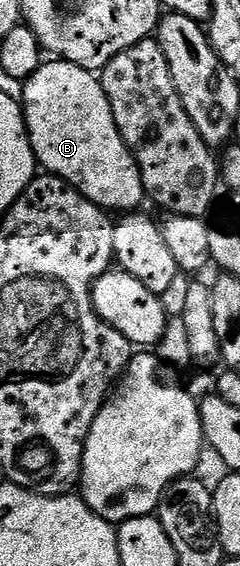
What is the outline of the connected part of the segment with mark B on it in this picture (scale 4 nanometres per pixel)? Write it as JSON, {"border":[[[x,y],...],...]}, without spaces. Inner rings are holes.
{"border":[[[62,61],[44,62],[43,66],[37,68],[37,70],[25,80],[23,84],[23,99],[21,106],[23,108],[23,120],[27,123],[27,136],[31,138],[31,148],[35,151],[36,160],[38,160],[42,166],[44,163],[44,165],[47,166],[44,168],[46,168],[50,174],[58,175],[59,178],[66,181],[66,183],[77,188],[77,190],[89,201],[93,201],[97,206],[104,208],[111,213],[116,213],[115,211],[119,211],[118,213],[131,213],[138,208],[135,206],[137,206],[139,202],[144,202],[145,192],[139,167],[135,164],[135,158],[131,156],[131,150],[127,148],[125,141],[121,137],[121,133],[117,129],[117,121],[111,112],[109,97],[105,97],[103,84],[94,74],[92,74],[92,72],[81,69],[72,63],[65,63]]]}

